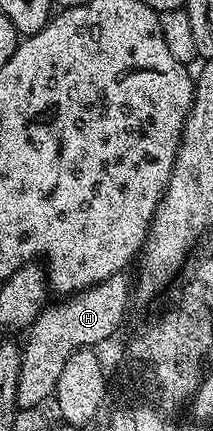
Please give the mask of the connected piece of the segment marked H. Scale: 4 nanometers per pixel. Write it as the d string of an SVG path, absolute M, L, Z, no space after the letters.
M127 272L110 275L102 283L92 285L81 293L65 296L57 305L45 304L36 322L26 331L22 341L24 358L22 371L18 375L18 395L16 404L21 410L36 409L44 400L51 398L58 387L58 378L62 376L62 367L66 359L80 349L100 347L120 329L124 316L128 313L128 300L134 293L134 285L128 282Z

